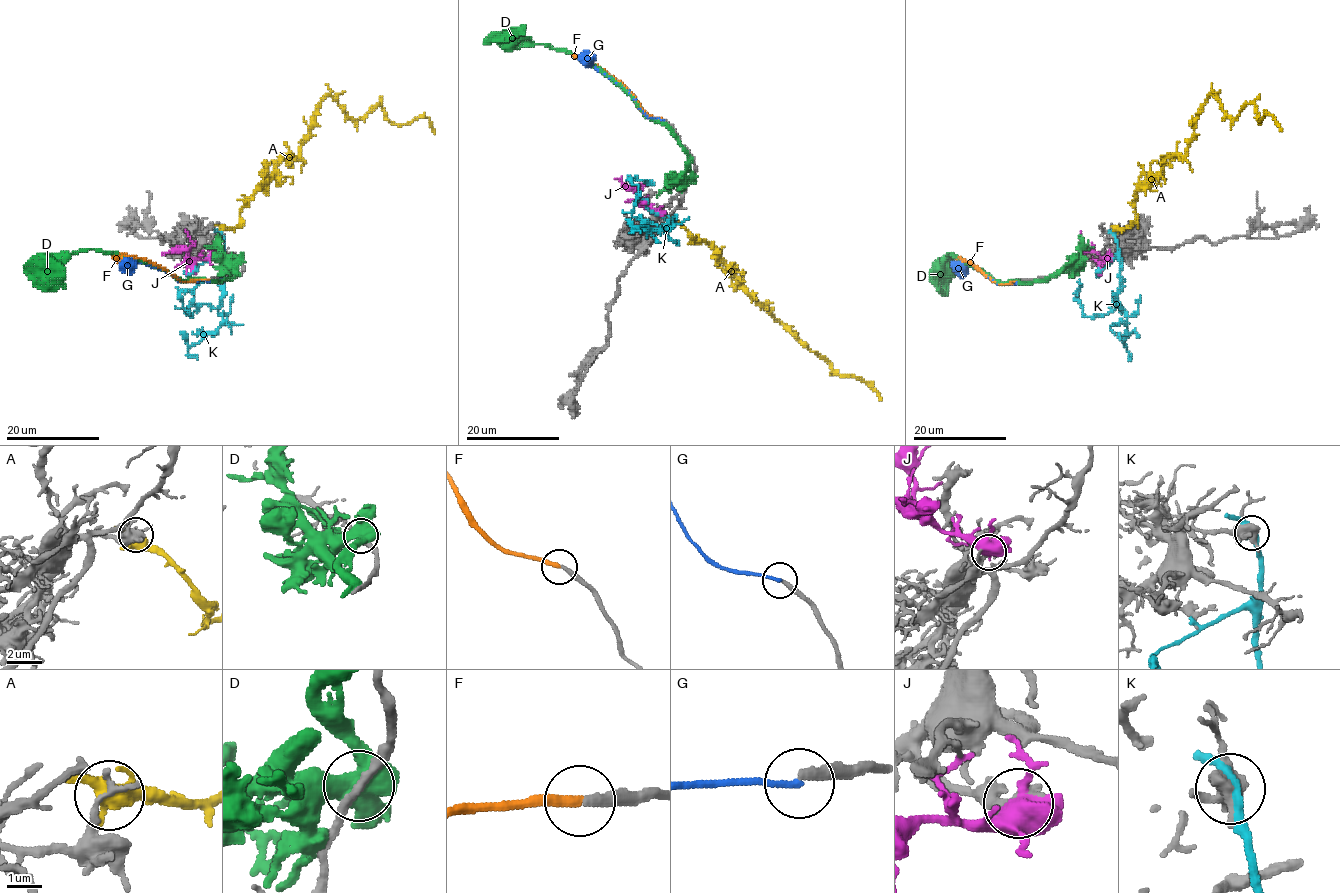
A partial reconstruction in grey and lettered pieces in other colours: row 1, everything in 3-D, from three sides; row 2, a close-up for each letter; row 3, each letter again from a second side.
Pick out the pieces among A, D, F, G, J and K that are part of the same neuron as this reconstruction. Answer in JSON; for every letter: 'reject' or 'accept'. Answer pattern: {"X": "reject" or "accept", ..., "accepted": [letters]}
{"A": "reject", "D": "reject", "F": "accept", "G": "reject", "J": "reject", "K": "reject", "accepted": ["F"]}

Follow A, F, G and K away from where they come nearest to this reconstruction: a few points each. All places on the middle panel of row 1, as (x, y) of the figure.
A: (673, 218), (686, 230), (691, 242), (706, 242), (740, 284), (834, 372), (867, 383), (876, 389), (880, 399)
F: (663, 120), (650, 117), (621, 83), (602, 70), (573, 56)
G: (664, 120), (648, 117), (622, 87), (584, 63), (581, 56)
K: (673, 220), (672, 225), (667, 222), (657, 226), (632, 215), (639, 189), (628, 179), (654, 184)

